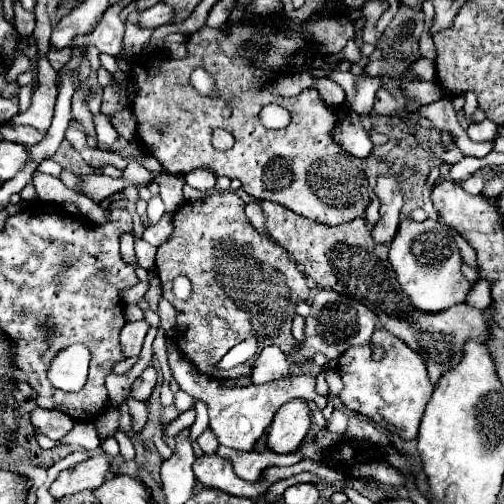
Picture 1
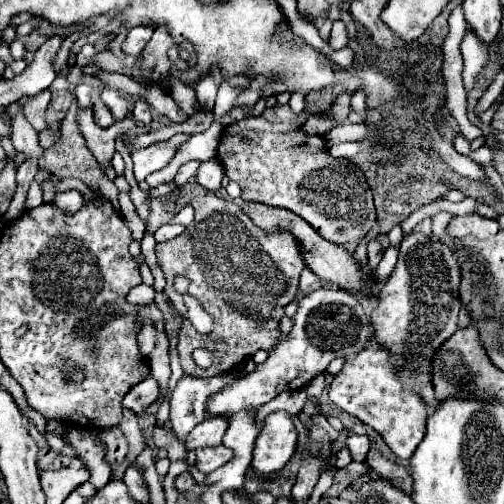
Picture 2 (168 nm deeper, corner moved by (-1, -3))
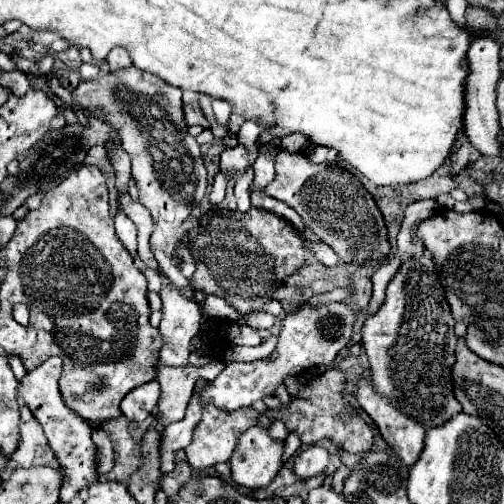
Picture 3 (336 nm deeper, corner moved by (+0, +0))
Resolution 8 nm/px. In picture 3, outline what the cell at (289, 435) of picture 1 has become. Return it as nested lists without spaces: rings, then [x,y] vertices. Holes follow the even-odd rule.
[[[250,427],[230,457],[232,479],[248,489],[266,487],[278,475],[284,451],[284,441],[272,439],[268,427]]]

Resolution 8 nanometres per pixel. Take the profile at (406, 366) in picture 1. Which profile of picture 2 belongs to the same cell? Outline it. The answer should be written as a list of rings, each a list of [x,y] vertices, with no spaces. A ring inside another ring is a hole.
[[[371,346],[361,350],[357,356],[347,358],[343,370],[329,386],[329,398],[339,410],[357,416],[363,424],[377,430],[391,452],[401,460],[409,460],[425,436],[425,422],[429,416],[427,406],[417,394],[403,388],[403,382],[389,364],[389,352],[383,348]]]

